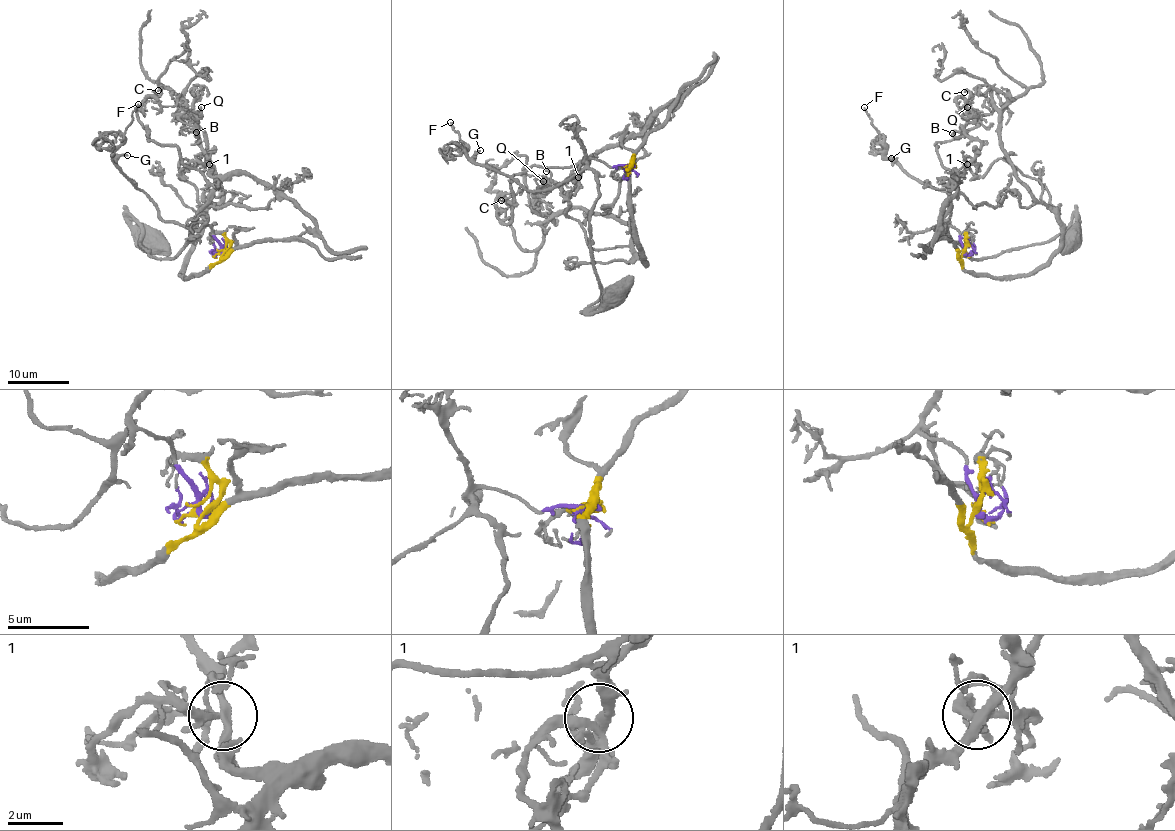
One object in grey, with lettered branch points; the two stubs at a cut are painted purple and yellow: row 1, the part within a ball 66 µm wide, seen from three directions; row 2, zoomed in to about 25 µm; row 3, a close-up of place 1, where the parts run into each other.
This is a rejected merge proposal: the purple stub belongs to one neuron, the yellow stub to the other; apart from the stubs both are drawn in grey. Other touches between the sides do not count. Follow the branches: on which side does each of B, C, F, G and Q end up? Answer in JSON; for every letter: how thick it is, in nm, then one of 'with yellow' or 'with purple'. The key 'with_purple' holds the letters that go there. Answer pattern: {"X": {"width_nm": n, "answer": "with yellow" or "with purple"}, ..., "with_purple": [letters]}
{"B": {"width_nm": 170, "answer": "with purple"}, "C": {"width_nm": 180, "answer": "with purple"}, "F": {"width_nm": 140, "answer": "with purple"}, "G": {"width_nm": 190, "answer": "with purple"}, "Q": {"width_nm": 140, "answer": "with purple"}, "with_purple": ["B", "C", "F", "G", "Q"]}

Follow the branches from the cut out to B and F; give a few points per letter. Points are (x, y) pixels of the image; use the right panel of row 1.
B: (965, 252), (959, 233), (944, 224), (943, 215), (953, 181), (980, 143), (953, 132)
F: (965, 252), (959, 231), (943, 222), (947, 227), (946, 193), (886, 155), (883, 138), (864, 108)

